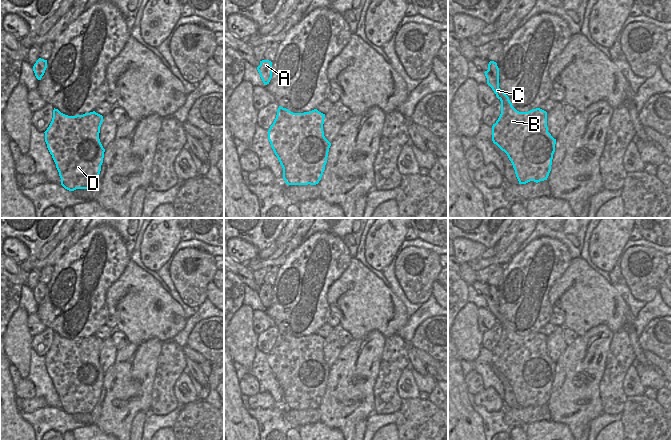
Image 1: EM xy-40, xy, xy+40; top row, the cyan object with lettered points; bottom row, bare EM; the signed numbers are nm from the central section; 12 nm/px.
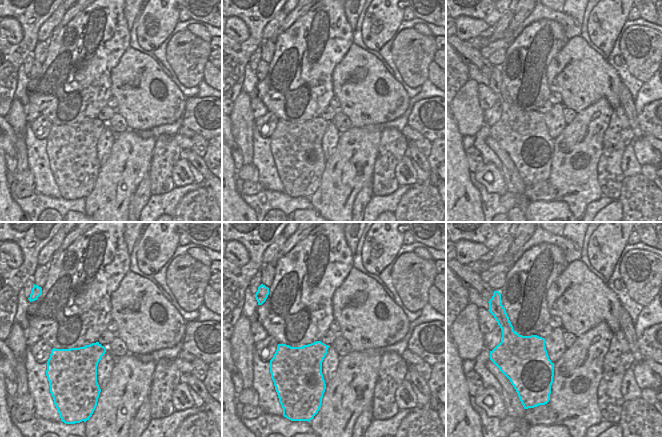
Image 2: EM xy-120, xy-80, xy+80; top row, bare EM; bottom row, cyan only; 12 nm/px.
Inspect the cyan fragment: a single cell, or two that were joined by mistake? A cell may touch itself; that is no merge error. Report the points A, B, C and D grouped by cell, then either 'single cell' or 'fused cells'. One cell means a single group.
groups A B C D; single cell

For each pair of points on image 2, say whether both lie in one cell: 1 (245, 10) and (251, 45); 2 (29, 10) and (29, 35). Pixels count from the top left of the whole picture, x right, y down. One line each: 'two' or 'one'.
1: one
2: one

